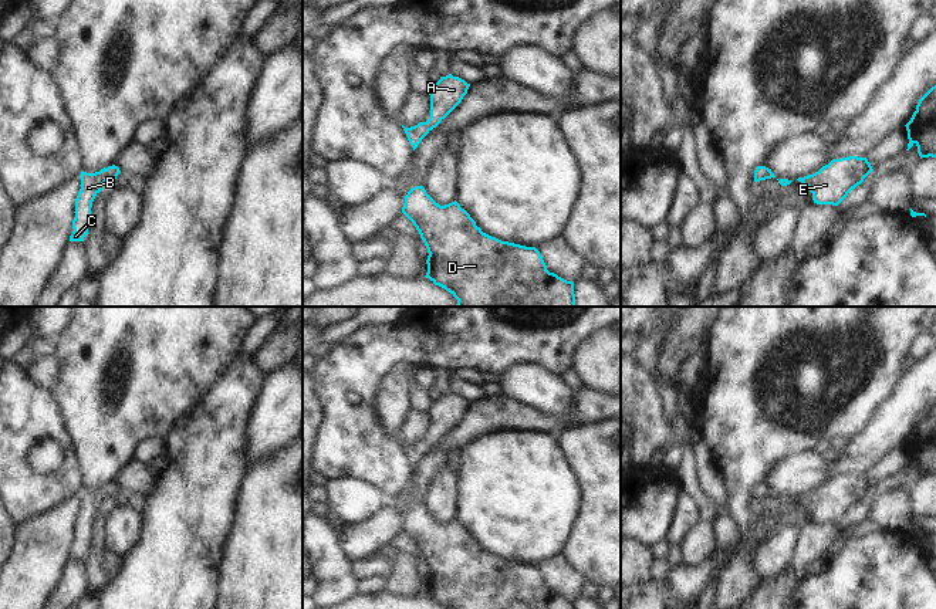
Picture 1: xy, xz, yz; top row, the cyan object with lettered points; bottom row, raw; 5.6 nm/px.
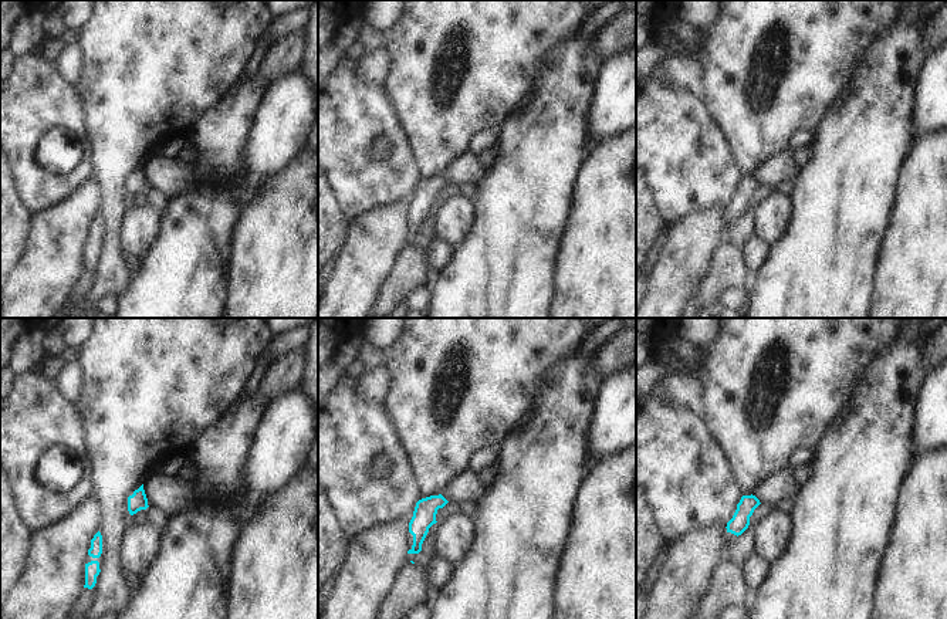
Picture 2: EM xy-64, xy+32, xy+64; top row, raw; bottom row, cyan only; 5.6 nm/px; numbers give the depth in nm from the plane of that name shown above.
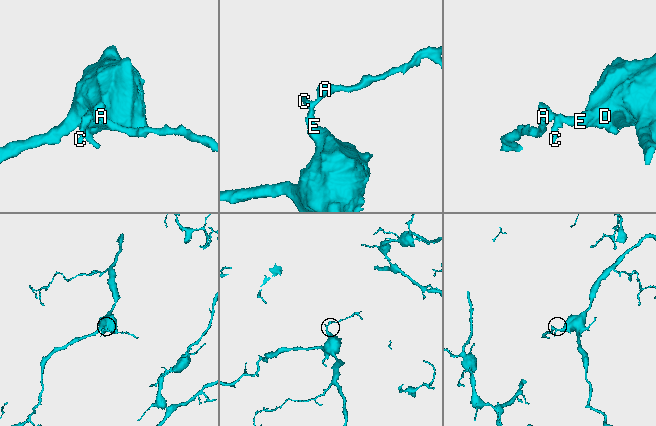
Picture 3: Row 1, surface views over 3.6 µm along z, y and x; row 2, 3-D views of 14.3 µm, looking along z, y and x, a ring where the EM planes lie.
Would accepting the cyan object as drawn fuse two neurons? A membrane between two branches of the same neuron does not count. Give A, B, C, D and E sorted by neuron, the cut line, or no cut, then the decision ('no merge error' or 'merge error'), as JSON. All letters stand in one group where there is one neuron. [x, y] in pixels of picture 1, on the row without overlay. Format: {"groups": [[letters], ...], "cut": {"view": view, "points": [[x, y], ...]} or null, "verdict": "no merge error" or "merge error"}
{"groups": [["A", "B", "C", "D", "E"]], "cut": null, "verdict": "no merge error"}

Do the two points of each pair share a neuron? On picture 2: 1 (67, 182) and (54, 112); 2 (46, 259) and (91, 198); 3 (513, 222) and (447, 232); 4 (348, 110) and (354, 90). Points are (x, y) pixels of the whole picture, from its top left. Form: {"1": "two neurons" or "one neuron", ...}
{"1": "one neuron", "2": "one neuron", "3": "two neurons", "4": "one neuron"}

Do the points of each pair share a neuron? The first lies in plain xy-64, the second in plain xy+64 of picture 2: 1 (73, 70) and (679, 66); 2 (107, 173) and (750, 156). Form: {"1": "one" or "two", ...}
{"1": "one", "2": "one"}

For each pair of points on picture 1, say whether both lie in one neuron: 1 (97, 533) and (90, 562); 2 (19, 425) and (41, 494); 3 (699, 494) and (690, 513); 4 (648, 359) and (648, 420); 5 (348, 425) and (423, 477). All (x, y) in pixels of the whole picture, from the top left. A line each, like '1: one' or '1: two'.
1: one
2: one
3: two
4: two
5: two

